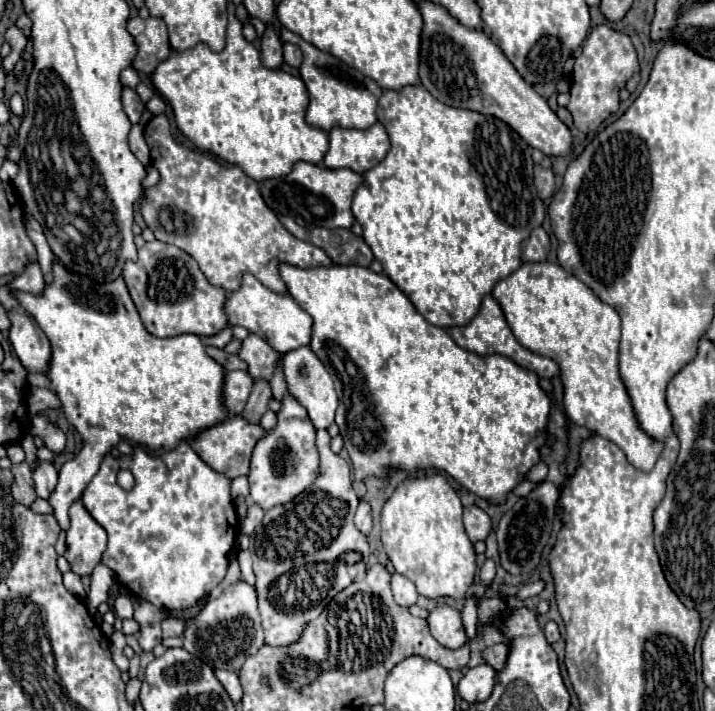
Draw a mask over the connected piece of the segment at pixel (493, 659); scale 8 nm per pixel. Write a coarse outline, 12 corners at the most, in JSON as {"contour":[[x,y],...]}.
{"contour":[[507,643],[485,651],[485,661],[497,671],[505,669],[509,657]]}

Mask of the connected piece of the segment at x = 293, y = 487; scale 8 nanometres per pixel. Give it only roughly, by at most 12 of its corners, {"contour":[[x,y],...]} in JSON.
{"contour":[[283,397],[255,445],[251,501],[289,503],[319,473],[315,427]]}

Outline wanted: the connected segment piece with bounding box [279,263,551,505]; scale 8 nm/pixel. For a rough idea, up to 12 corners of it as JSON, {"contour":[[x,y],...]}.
{"contour":[[279,265],[355,479],[493,505],[541,461],[533,371],[385,275]]}

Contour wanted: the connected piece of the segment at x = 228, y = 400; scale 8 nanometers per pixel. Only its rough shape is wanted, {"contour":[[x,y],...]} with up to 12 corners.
{"contour":[[227,371],[223,399],[227,411],[241,415],[253,379],[247,371]]}

